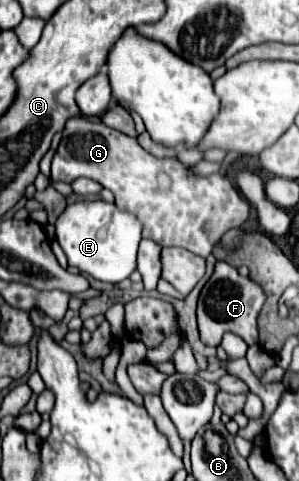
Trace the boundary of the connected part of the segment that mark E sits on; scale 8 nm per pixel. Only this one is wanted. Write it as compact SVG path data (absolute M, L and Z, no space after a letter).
M83 200L67 204L55 222L57 240L69 260L69 266L79 268L103 282L121 282L137 268L137 246L141 240L141 222L129 212L119 210L105 200Z

